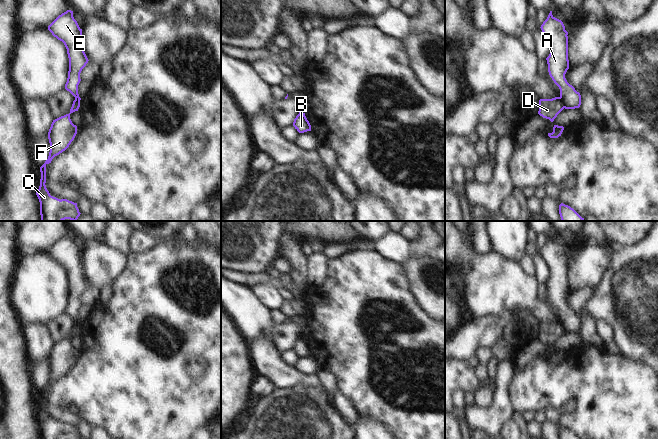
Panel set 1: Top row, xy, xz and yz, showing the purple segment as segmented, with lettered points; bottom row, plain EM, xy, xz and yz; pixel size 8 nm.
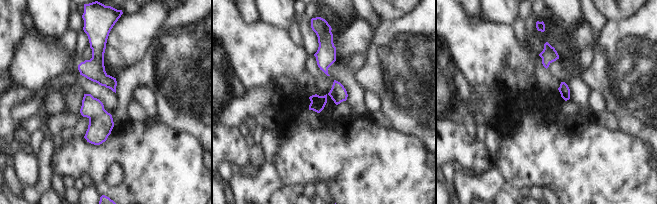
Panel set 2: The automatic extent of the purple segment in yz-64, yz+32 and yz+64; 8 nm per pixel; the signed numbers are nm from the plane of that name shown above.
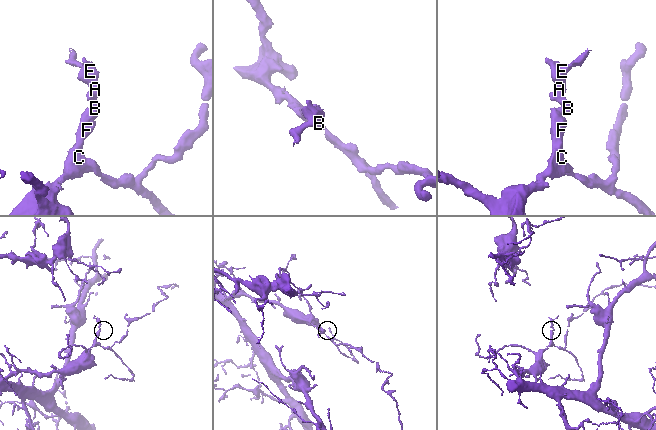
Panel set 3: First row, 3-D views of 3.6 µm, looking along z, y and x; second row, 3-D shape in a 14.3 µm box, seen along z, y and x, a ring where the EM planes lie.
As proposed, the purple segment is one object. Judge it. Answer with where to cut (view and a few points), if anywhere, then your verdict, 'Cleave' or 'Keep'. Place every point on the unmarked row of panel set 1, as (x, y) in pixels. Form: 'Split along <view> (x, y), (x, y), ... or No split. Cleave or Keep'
Split along yz (559, 321), (565, 331). Cleave.

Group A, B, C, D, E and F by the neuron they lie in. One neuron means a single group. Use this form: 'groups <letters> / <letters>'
groups A B E / C D F

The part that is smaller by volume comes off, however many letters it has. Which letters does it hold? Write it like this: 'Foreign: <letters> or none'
Foreign: A, B, E

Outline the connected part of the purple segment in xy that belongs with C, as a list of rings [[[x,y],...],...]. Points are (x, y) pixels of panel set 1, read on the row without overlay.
[[[73,325],[70,337],[53,344],[48,356],[50,376],[48,383],[40,391],[41,403],[36,419],[40,426],[40,439],[80,439],[77,427],[67,423],[58,423],[50,419],[46,412],[46,389],[52,383],[65,375],[77,358],[77,350],[70,343],[70,338],[78,335],[80,325]]]

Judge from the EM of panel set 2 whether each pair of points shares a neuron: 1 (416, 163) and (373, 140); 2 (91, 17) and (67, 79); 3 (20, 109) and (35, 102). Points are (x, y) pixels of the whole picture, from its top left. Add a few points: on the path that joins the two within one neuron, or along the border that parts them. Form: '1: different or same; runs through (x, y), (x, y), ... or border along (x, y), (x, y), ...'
1: same; runs through (405, 163), (396, 163), (384, 151)
2: same; runs through (97, 34), (97, 57), (87, 67), (84, 67)
3: same; runs through (24, 105), (31, 102)

